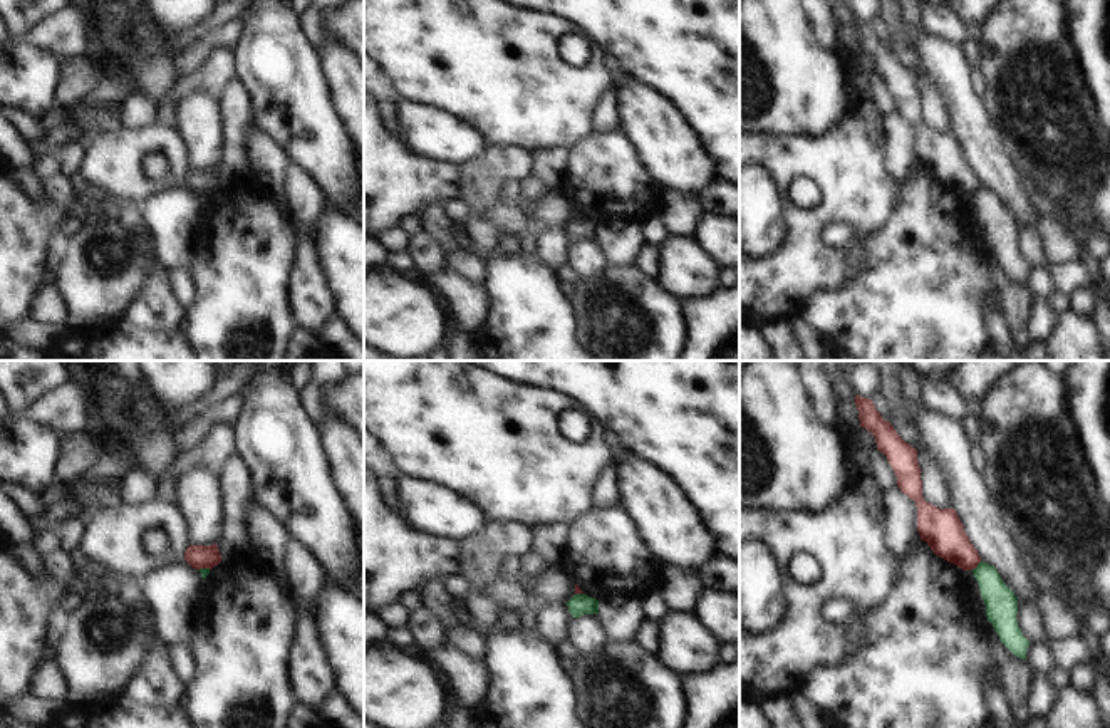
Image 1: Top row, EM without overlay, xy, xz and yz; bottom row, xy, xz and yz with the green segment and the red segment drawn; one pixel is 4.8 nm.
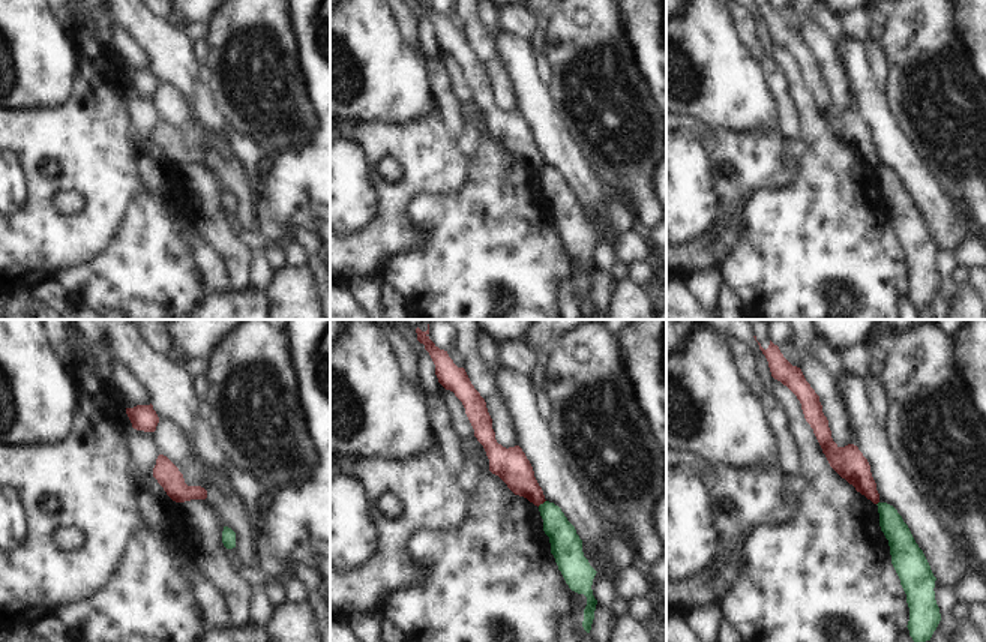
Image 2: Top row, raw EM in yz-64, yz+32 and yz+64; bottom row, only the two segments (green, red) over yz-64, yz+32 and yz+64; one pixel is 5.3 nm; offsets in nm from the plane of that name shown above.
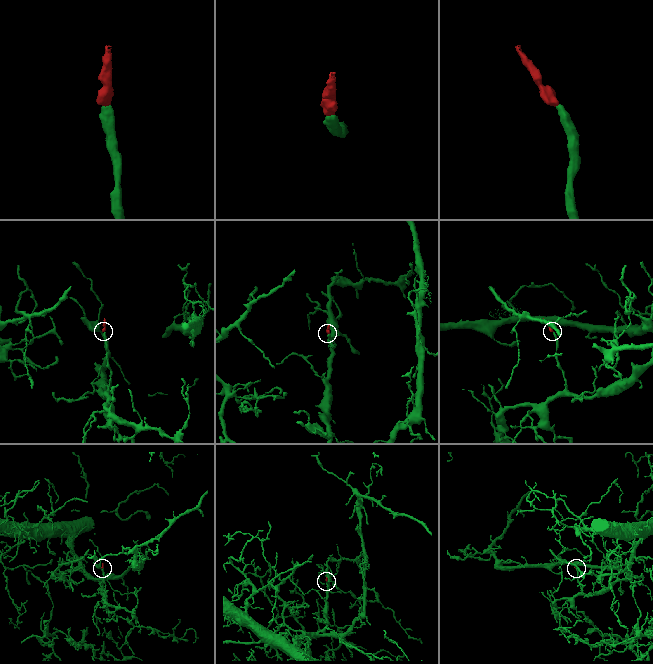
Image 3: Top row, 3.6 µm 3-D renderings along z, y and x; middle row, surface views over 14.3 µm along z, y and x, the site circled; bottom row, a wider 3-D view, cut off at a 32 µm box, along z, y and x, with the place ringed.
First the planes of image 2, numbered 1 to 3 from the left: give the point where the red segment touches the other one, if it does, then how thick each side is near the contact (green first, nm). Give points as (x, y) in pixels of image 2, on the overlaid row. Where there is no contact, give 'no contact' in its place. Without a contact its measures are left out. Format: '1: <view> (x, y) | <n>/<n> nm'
1: no contact
2: yz+32 (541, 504) | 160/180 nm
3: no contact

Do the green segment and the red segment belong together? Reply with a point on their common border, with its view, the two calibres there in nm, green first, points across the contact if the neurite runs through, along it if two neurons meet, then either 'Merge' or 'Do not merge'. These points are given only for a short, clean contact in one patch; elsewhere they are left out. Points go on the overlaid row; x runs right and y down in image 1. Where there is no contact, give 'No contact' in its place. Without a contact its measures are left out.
Touches green at yz (978, 566). Thickness 160 nm (green) against 200 nm. Boundary: yz (980, 561), (971, 569). Do not merge

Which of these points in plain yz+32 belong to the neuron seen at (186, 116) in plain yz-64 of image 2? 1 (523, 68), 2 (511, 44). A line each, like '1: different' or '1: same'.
1: different
2: different

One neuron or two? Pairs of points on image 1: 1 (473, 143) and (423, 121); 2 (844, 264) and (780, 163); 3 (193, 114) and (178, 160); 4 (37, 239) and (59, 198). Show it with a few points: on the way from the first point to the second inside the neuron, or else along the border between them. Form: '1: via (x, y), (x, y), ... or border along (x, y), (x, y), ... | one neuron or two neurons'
1: via (461, 141), (435, 133) | one neuron
2: via (815, 249), (802, 235), (802, 225), (783, 192) | one neuron
3: border along (175, 128), (188, 145), (191, 166) | two neurons
4: border along (46, 198), (56, 203), (74, 225) | two neurons

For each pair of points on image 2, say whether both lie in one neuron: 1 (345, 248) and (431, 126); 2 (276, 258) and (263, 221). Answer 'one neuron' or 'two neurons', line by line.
1: one neuron
2: two neurons

